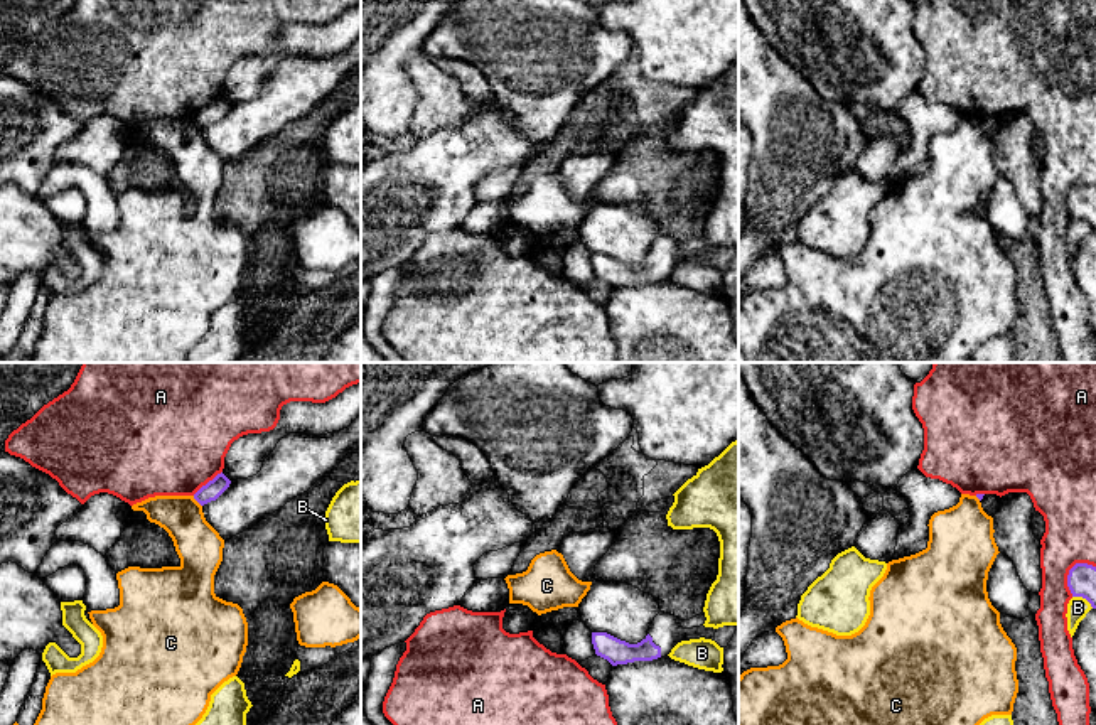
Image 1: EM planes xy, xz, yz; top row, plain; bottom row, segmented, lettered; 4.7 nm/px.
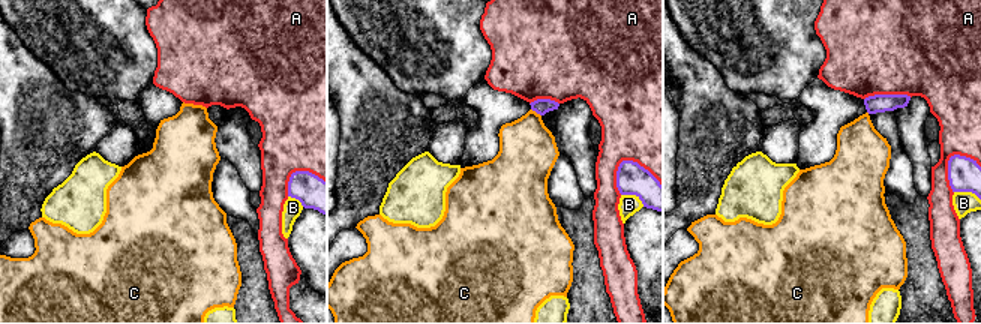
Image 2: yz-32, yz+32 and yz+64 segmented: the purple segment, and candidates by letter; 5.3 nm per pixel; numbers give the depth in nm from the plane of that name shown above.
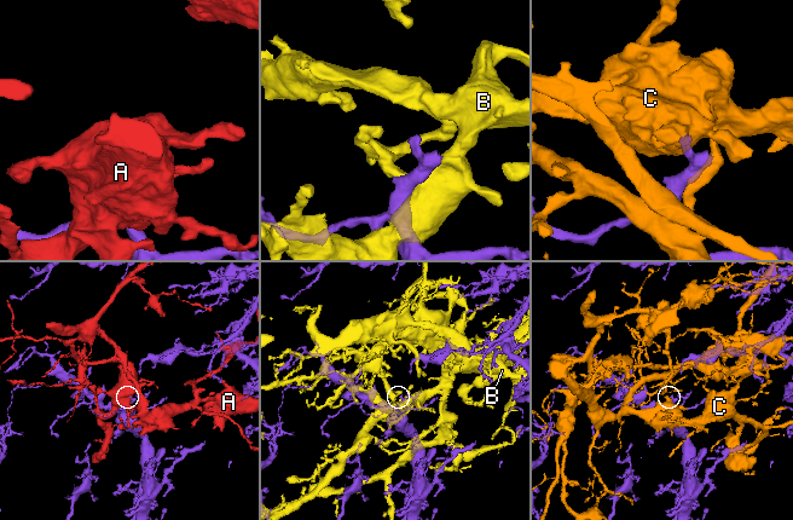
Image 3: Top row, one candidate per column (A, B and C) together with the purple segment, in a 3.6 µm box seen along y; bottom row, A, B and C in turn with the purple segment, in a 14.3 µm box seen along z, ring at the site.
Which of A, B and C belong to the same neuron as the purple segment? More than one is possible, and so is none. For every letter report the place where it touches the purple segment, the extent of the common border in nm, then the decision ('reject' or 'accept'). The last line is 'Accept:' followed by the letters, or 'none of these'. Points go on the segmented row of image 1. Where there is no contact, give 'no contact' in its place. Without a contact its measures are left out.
A: contact yz (1069, 570); length 190 nm; reject
B: contact yz (1083, 597); length 120 nm; reject
C: contact xy (196, 499); length 70 nm; reject
Accept: none of these

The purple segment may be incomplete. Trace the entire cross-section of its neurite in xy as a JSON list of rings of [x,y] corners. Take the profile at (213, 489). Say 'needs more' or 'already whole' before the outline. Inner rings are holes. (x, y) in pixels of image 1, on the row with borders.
already whole; [[[221,472],[206,486],[202,486],[196,494],[194,499],[204,506],[211,501],[216,501],[228,487],[231,481]]]

